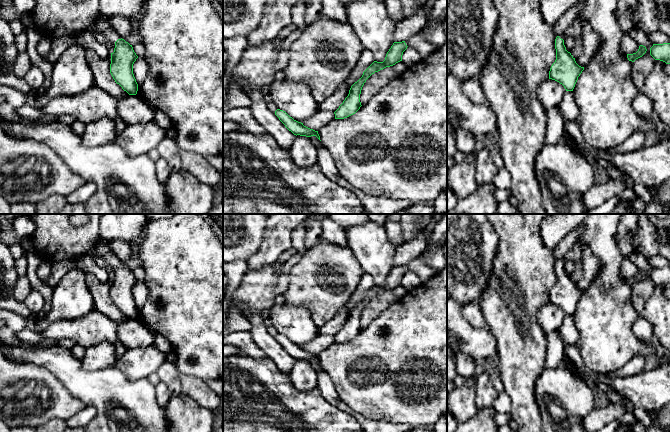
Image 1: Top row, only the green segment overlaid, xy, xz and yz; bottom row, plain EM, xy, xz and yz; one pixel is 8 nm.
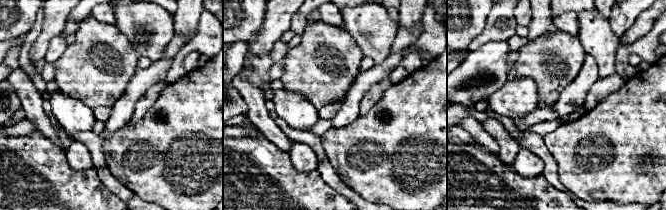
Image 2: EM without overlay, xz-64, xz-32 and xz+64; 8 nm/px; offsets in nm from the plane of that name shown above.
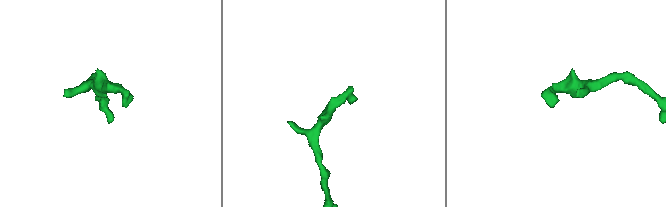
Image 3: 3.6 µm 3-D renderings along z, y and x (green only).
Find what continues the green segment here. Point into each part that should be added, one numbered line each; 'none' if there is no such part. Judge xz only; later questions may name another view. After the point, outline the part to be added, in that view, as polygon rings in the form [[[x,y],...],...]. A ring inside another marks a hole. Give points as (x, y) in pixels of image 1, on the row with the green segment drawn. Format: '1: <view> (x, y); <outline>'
1: xz (419, 42); [[[423,31],[408,38],[405,40],[405,43],[408,47],[416,49],[422,59],[425,59],[436,50],[436,48],[426,39]]]

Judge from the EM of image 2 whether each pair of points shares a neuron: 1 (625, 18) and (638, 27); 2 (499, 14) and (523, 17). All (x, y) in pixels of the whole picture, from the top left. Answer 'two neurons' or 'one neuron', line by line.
1: two neurons
2: two neurons

